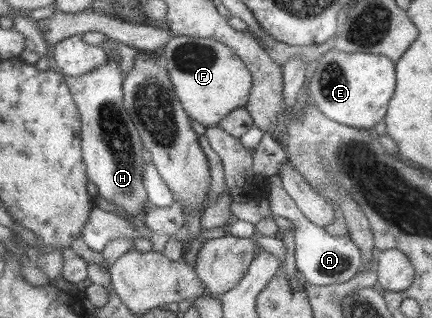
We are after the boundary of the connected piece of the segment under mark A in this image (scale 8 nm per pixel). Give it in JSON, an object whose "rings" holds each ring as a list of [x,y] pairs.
{"rings":[[[277,175],[268,176],[270,209],[276,215],[289,219],[294,225],[295,235],[295,260],[297,270],[306,278],[307,283],[312,285],[334,285],[344,283],[360,271],[363,259],[358,247],[349,236],[332,236],[325,228],[312,223],[297,208],[295,201],[282,187],[281,179]]]}

